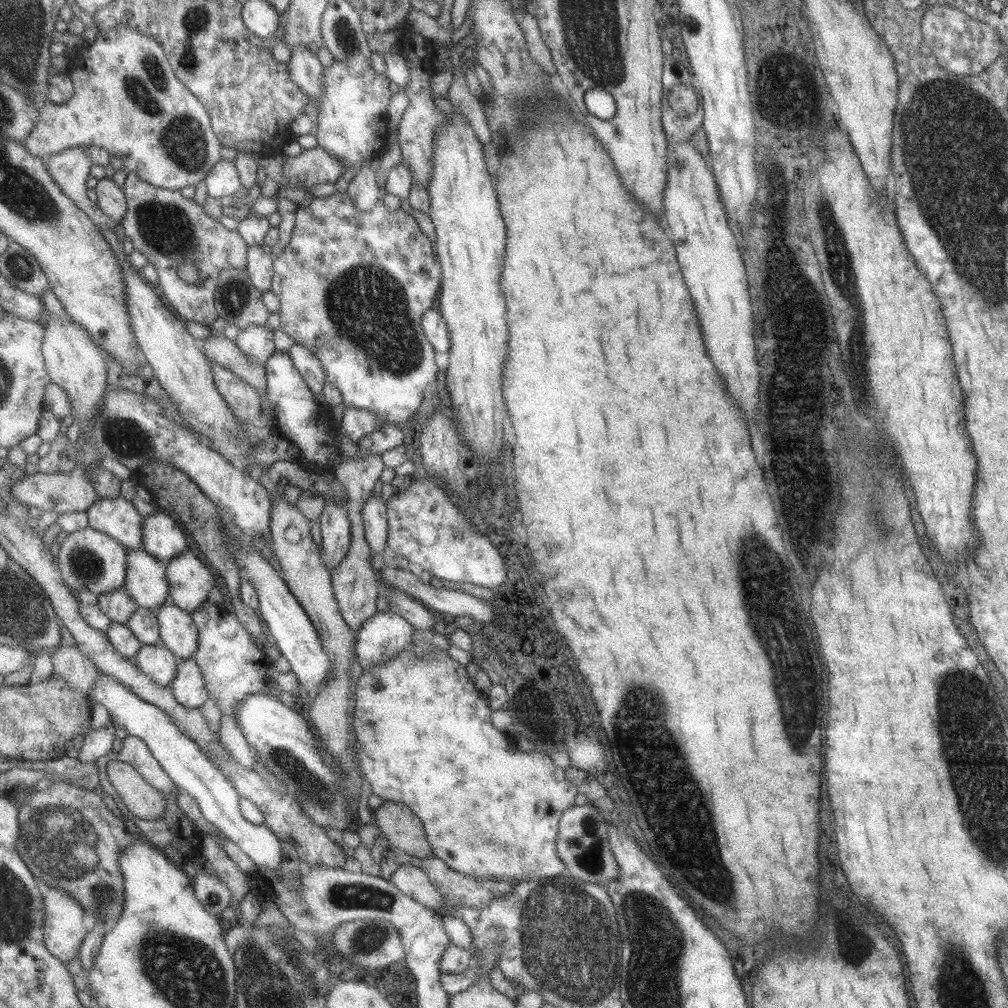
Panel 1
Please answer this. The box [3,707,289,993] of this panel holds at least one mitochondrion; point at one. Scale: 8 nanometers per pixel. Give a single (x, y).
(59, 847)

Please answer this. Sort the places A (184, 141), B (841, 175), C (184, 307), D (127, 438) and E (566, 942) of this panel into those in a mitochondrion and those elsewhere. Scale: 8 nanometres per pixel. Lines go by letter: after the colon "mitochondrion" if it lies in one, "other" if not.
A: mitochondrion
B: other
C: other
D: mitochondrion
E: mitochondrion

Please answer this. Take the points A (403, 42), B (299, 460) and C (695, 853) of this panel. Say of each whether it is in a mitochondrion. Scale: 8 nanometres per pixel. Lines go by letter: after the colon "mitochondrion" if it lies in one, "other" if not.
A: other
B: other
C: mitochondrion

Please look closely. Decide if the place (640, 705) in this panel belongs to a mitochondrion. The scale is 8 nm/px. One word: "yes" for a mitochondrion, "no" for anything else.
yes

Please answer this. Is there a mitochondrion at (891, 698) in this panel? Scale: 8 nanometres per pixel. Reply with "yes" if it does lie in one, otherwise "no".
no

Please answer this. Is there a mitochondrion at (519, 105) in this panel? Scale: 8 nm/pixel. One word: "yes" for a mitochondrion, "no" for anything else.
yes

